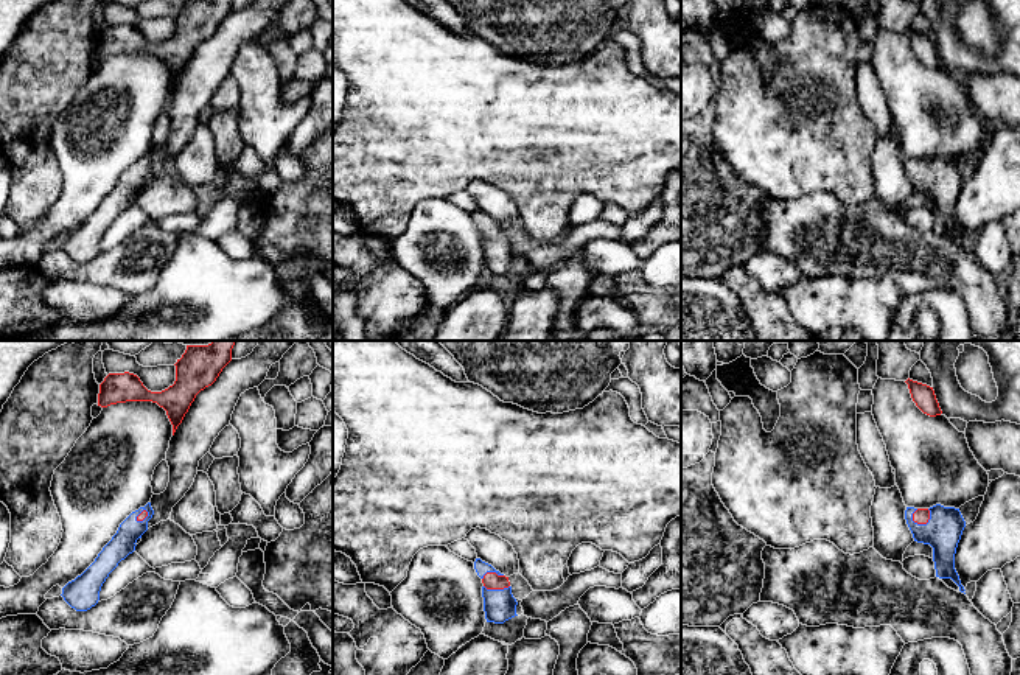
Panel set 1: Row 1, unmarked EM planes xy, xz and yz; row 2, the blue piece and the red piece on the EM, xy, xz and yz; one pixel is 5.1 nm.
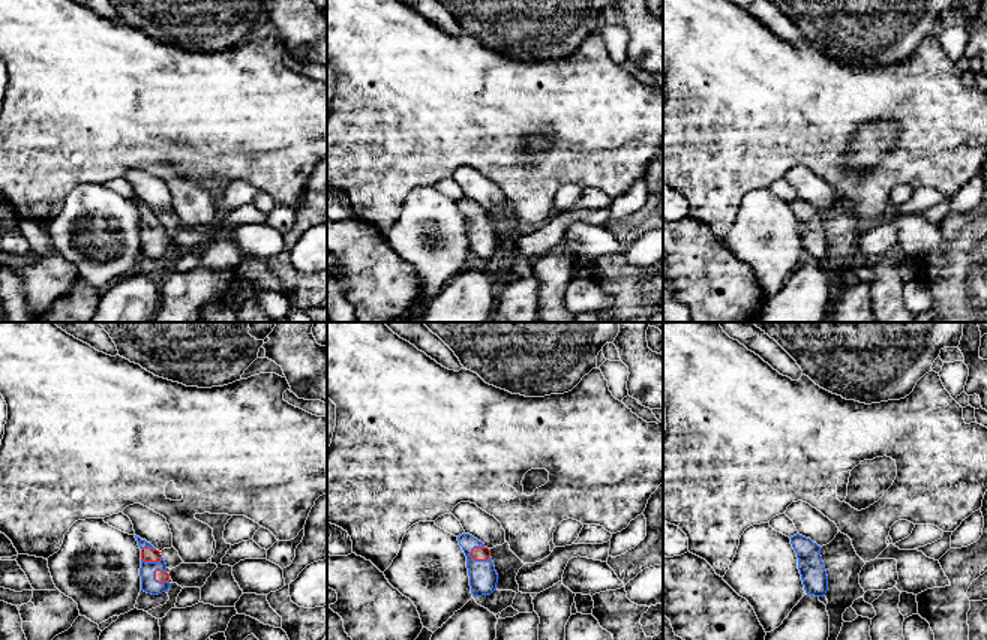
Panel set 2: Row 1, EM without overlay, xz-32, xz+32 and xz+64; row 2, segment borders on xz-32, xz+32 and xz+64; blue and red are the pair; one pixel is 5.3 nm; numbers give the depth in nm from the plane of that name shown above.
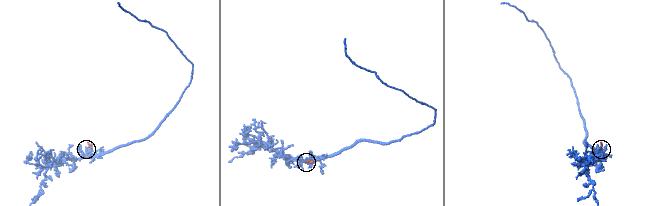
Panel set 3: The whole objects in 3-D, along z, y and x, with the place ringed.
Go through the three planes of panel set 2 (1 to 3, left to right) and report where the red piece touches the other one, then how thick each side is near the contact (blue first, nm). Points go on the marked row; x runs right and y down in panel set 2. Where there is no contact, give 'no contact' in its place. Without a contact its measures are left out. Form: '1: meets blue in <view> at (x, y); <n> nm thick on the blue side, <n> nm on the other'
1: meets blue in xz-32 at (158, 582); 90 nm thick on the blue side, 60 nm on the other
2: meets blue in xz+32 at (479, 561); 150 nm thick on the blue side, 80 nm on the other
3: no contact

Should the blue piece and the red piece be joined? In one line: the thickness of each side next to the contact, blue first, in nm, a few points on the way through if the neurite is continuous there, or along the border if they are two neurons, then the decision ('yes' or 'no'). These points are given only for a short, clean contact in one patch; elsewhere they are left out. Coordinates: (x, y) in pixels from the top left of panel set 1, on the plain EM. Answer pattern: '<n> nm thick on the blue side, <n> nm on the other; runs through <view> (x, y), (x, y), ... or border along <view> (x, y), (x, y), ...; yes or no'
190 nm thick on the blue side, 80 nm on the other; runs through yz (943, 184), (936, 178), (924, 176), (921, 167); yes

